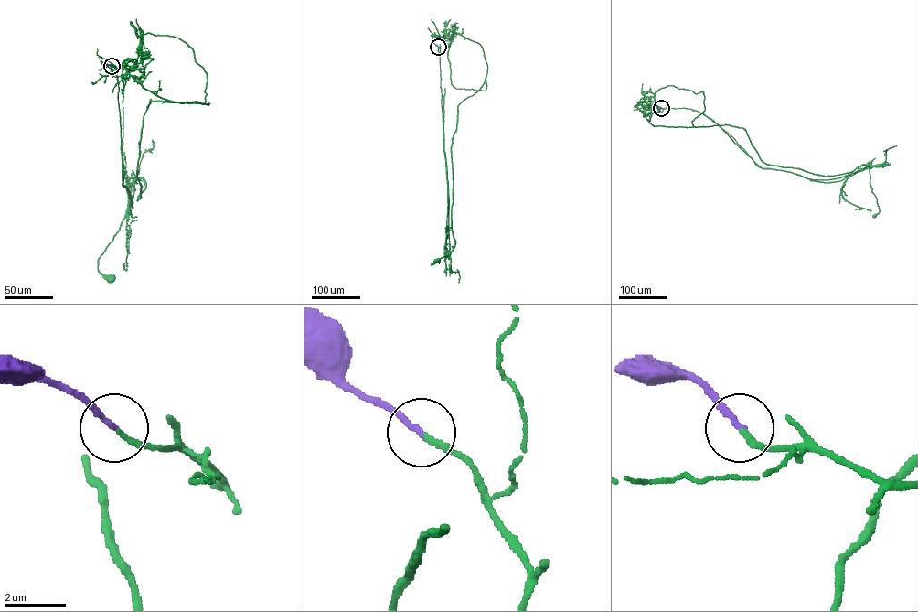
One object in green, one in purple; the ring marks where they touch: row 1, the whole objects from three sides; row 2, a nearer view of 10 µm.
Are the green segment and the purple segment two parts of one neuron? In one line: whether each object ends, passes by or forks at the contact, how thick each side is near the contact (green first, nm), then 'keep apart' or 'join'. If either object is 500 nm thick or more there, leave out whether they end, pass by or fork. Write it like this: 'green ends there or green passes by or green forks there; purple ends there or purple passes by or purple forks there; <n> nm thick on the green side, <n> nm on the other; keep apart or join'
green ends there; purple ends there; 180 nm thick on the green side, 180 nm on the other; join

